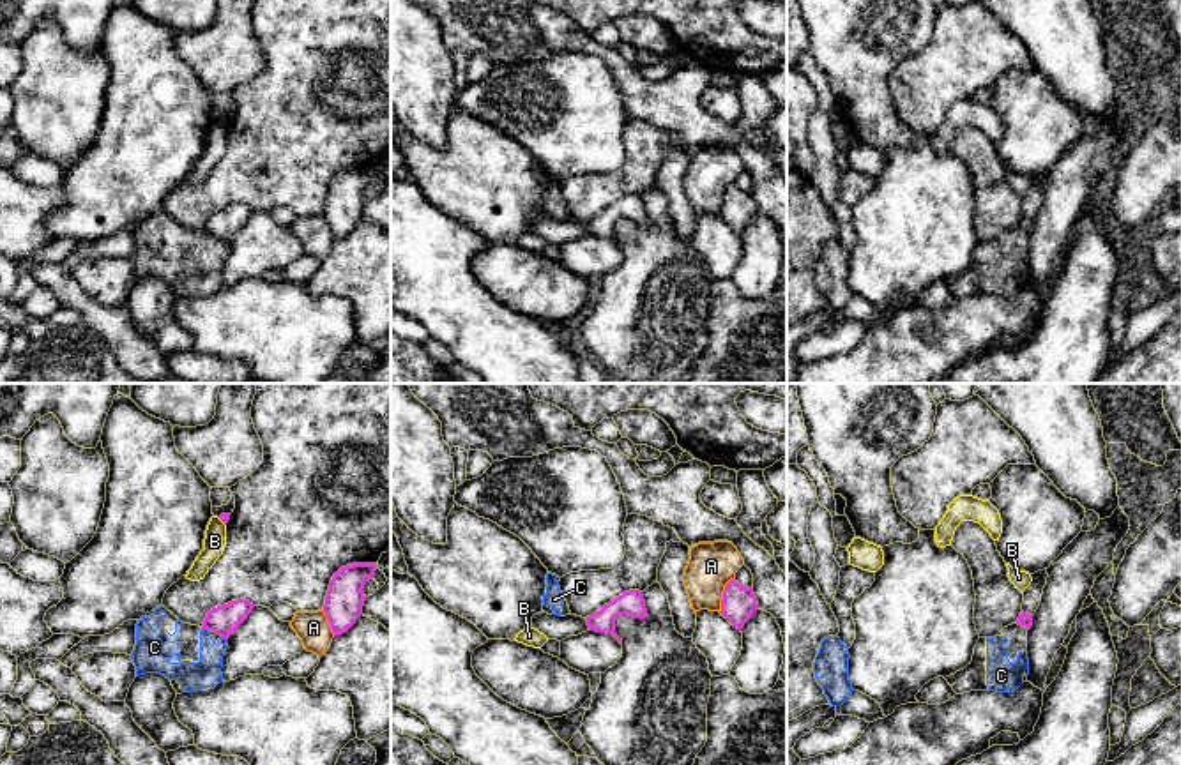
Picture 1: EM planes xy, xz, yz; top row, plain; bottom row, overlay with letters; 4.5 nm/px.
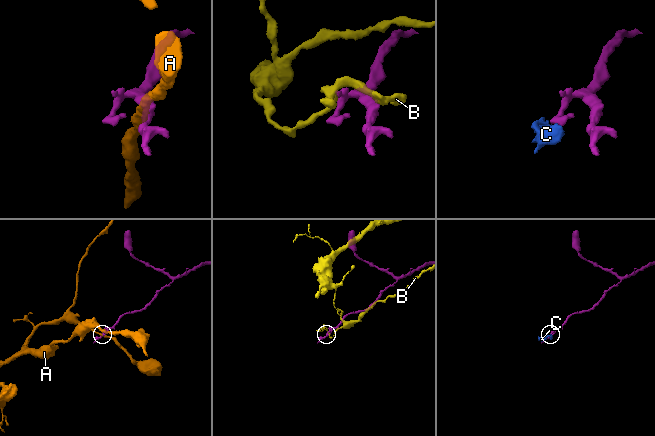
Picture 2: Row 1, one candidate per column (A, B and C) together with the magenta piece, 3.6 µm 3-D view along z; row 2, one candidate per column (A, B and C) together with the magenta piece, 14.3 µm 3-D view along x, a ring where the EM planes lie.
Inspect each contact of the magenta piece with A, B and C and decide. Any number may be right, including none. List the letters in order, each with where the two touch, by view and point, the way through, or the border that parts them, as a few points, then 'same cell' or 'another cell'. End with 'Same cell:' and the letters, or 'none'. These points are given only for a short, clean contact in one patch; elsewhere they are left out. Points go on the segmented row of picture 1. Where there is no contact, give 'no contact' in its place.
A: meets magenta in xz at (723, 594); border along xz (734, 576), (725, 585), (720, 612); another cell
B: meets magenta in xy at (221, 520); border along xy (218, 518), (225, 525); another cell
C: meets magenta in xy at (205, 628); border along xy (202, 628), (207, 631); another cell
Same cell: none

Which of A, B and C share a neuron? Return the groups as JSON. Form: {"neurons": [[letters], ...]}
{"neurons": [["A"], ["B"], ["C"]]}

